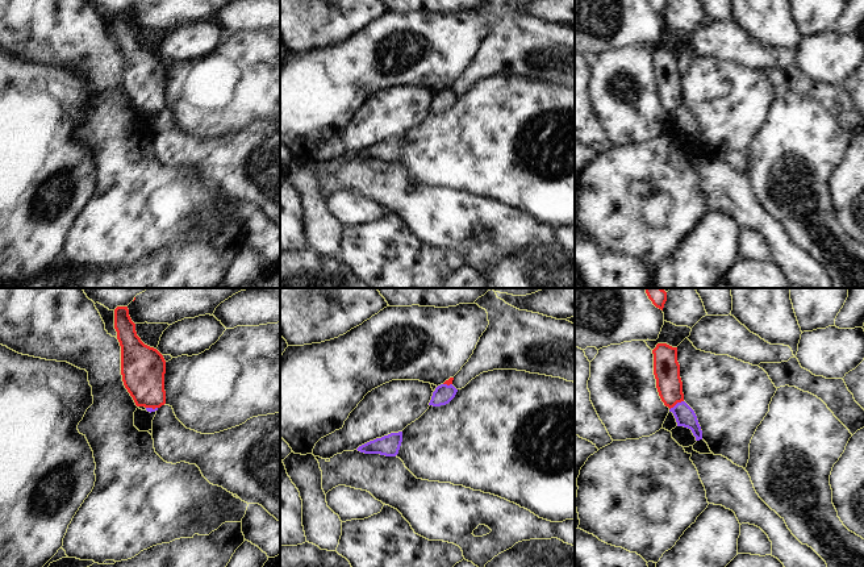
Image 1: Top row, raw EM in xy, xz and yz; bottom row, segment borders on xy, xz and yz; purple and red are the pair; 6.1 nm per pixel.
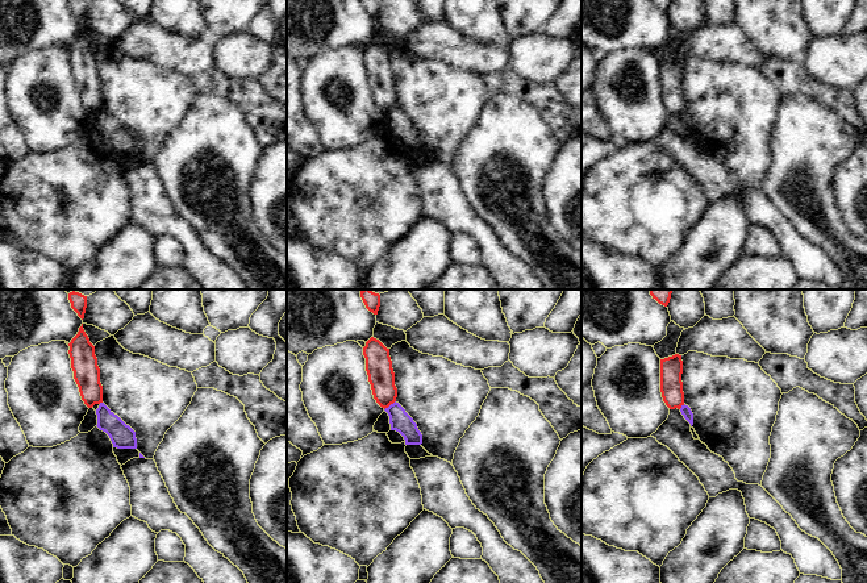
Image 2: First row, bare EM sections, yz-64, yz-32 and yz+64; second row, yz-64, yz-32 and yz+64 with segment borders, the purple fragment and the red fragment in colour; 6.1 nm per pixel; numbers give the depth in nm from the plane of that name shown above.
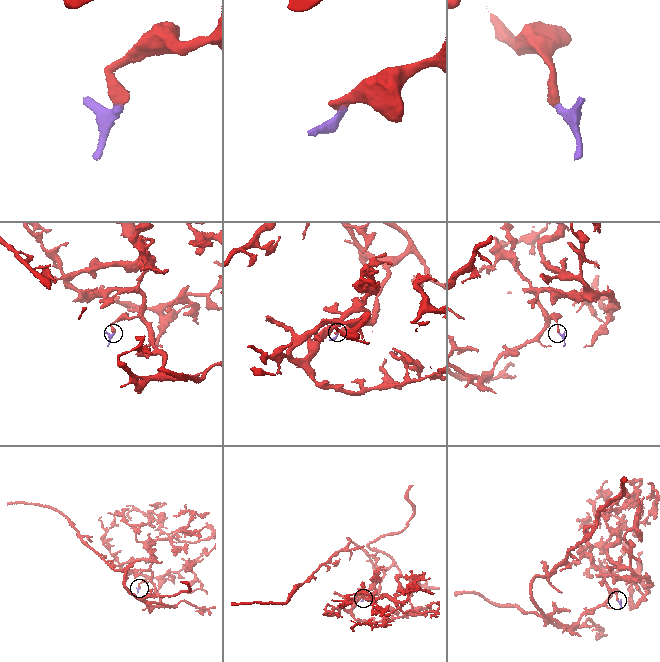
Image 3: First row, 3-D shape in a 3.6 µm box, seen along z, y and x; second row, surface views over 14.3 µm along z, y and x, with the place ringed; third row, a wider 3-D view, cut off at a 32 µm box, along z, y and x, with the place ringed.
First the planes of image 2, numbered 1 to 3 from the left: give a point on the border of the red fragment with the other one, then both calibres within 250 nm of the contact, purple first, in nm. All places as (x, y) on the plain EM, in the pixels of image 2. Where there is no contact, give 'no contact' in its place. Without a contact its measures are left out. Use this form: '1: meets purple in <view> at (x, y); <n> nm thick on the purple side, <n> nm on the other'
1: no contact
2: meets purple in yz-32 at (391, 109); 130 nm thick on the purple side, 160 nm on the other
3: meets purple in yz+64 at (682, 111); 70 nm thick on the purple side, 140 nm on the other

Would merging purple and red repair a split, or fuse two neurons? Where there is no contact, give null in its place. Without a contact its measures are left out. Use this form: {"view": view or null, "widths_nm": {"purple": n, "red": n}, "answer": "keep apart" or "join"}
{"view": "yz", "widths_nm": {"purple": 120, "red": 160}, "answer": "keep apart"}

